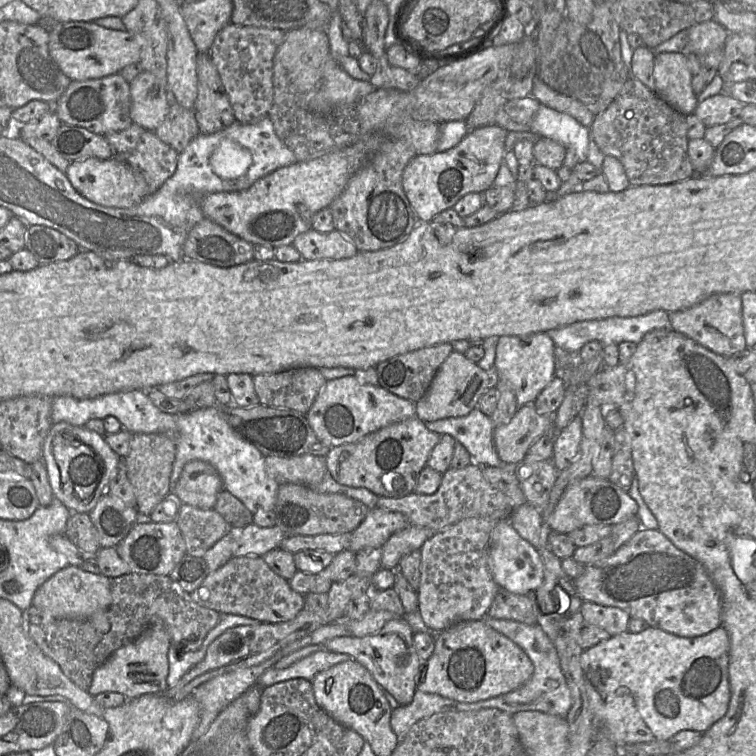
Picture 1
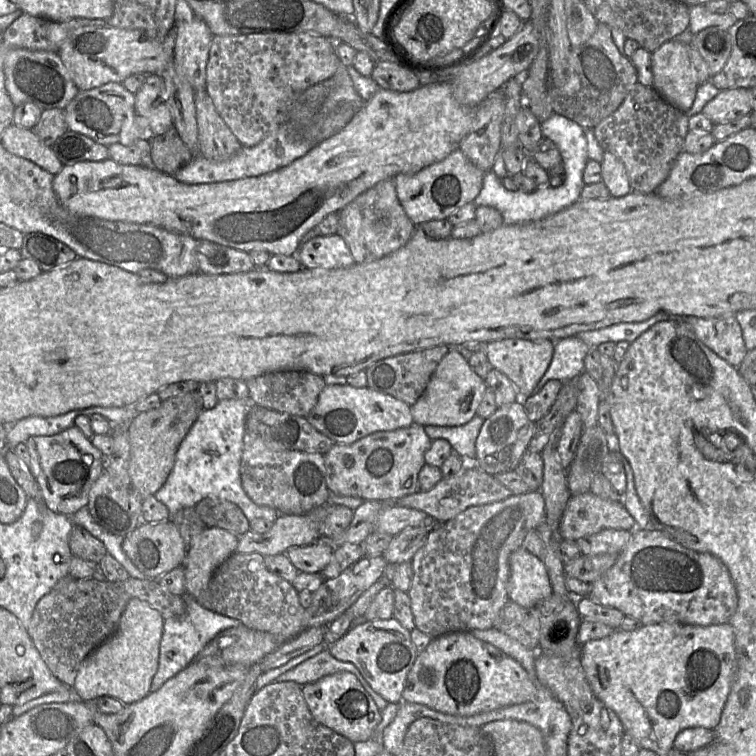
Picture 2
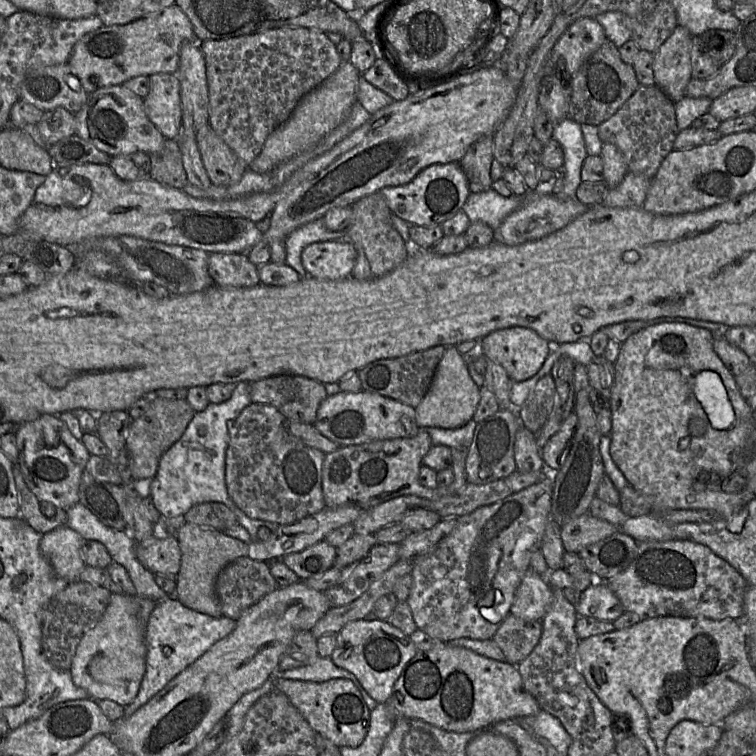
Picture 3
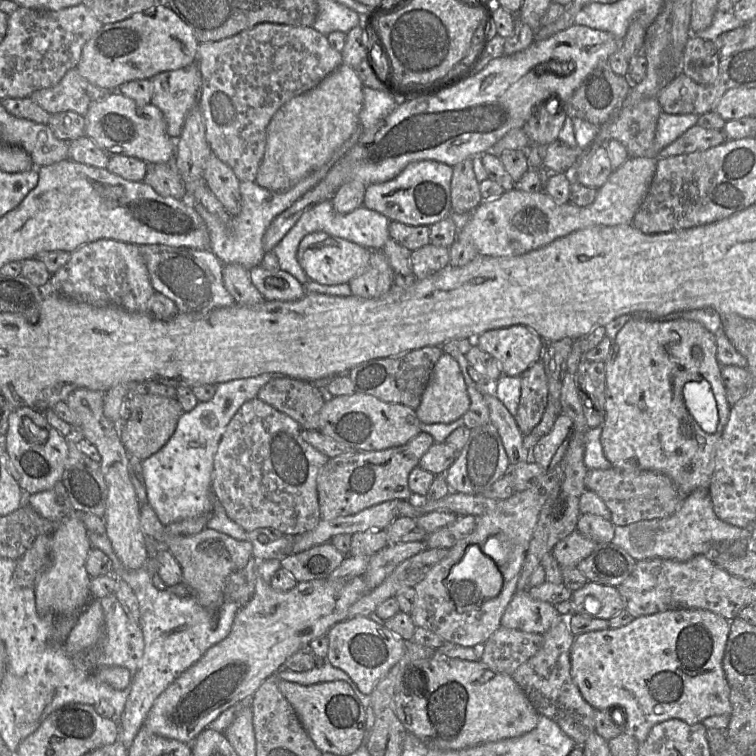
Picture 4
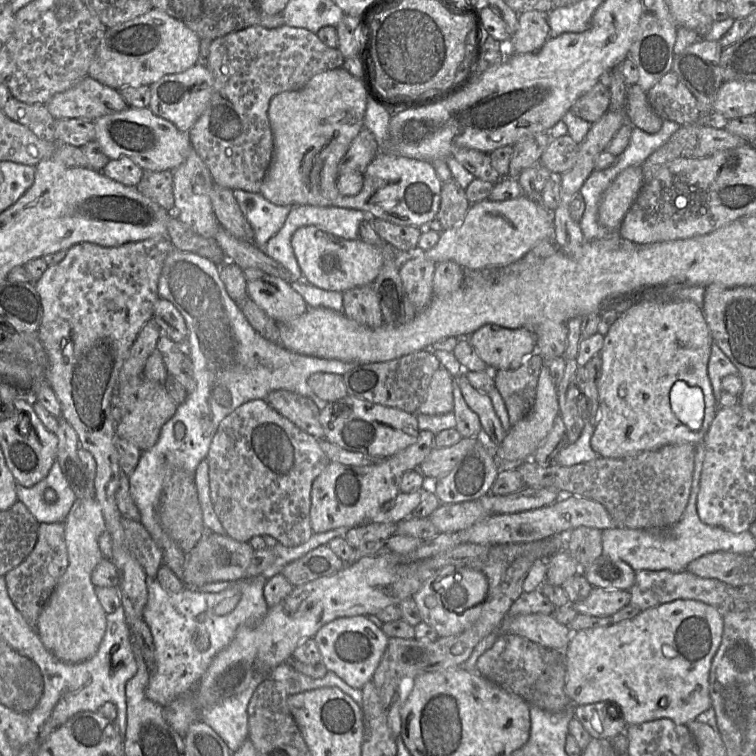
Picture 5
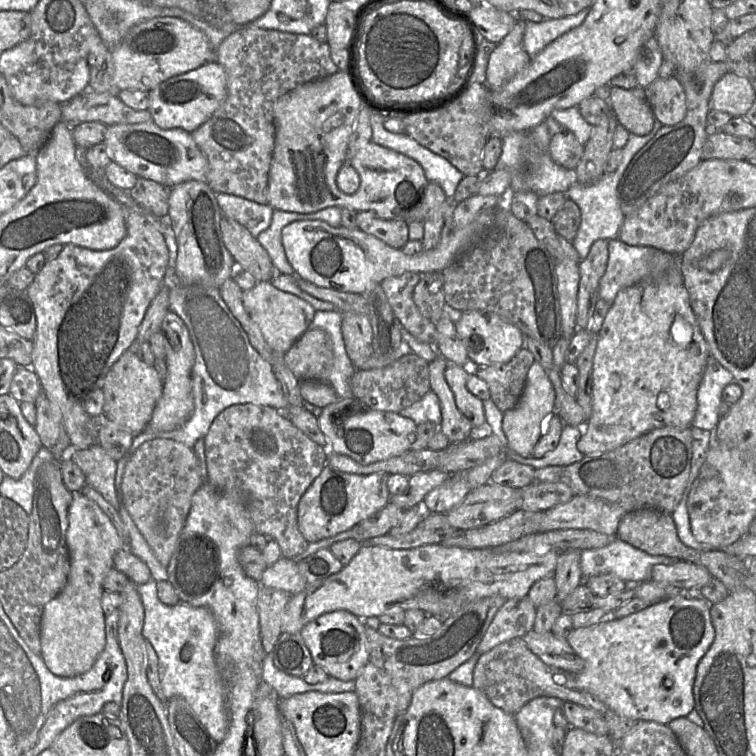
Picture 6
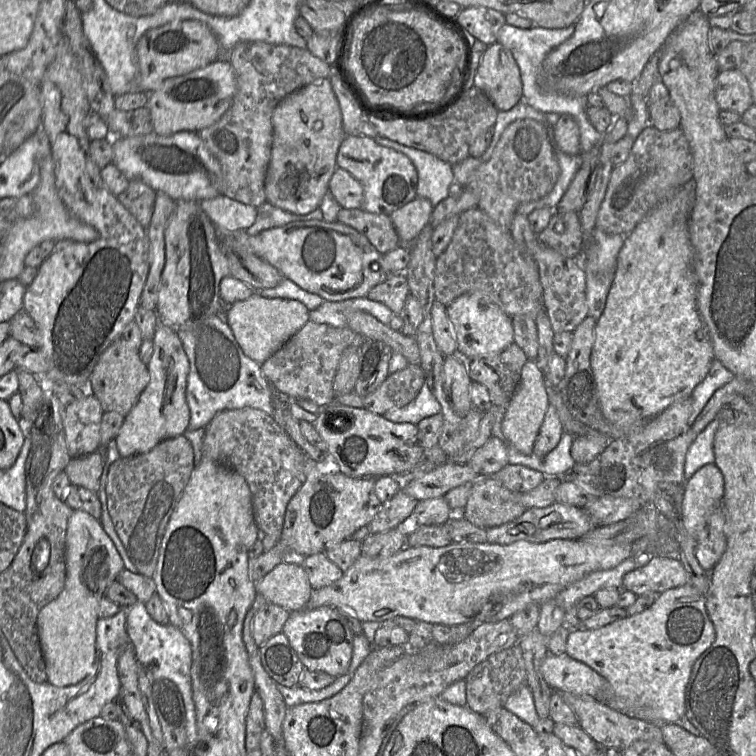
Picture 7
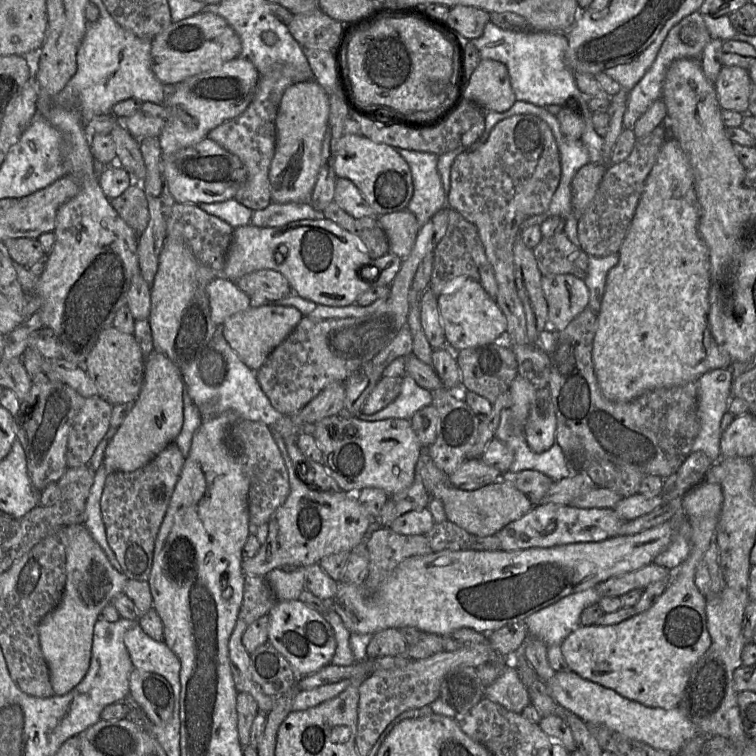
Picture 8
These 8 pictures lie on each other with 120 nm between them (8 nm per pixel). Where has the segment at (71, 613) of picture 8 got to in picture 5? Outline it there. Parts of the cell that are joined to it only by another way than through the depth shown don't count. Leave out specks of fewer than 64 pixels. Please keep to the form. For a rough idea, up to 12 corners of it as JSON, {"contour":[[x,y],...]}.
{"contour":[[95,498],[65,520],[68,566],[37,633],[60,661],[93,657],[106,612],[91,581],[106,530]]}

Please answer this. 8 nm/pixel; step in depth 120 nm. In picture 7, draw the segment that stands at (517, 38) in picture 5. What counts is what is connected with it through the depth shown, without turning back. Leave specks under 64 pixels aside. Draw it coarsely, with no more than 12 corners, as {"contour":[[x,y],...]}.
{"contour":[[488,45],[473,86],[498,111],[522,101],[511,51]]}

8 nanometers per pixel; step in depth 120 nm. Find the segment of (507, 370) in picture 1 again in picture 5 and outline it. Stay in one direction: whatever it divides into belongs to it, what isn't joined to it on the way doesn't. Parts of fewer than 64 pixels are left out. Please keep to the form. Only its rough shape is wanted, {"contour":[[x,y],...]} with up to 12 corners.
{"contour":[[486,324],[467,337],[491,370],[535,350],[527,328]]}

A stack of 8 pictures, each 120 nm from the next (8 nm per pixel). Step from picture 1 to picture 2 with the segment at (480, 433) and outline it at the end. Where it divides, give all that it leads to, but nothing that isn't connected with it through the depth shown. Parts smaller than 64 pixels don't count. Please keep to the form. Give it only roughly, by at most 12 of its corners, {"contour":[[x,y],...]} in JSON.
{"contour":[[475,415],[455,426],[424,426],[433,441],[447,440],[453,451],[474,461],[484,420]]}

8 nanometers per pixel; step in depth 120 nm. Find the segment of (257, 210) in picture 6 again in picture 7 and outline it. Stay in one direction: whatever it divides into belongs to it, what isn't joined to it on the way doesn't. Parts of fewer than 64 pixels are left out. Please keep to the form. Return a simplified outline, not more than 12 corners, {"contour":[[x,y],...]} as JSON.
{"contour":[[222,194],[199,202],[221,232],[246,231],[256,207]]}

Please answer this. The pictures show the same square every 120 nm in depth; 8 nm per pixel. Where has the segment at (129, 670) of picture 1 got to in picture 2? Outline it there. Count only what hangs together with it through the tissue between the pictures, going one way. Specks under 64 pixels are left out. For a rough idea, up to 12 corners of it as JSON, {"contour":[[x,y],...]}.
{"contour":[[132,598],[81,663],[76,698],[150,693],[164,619]]}

